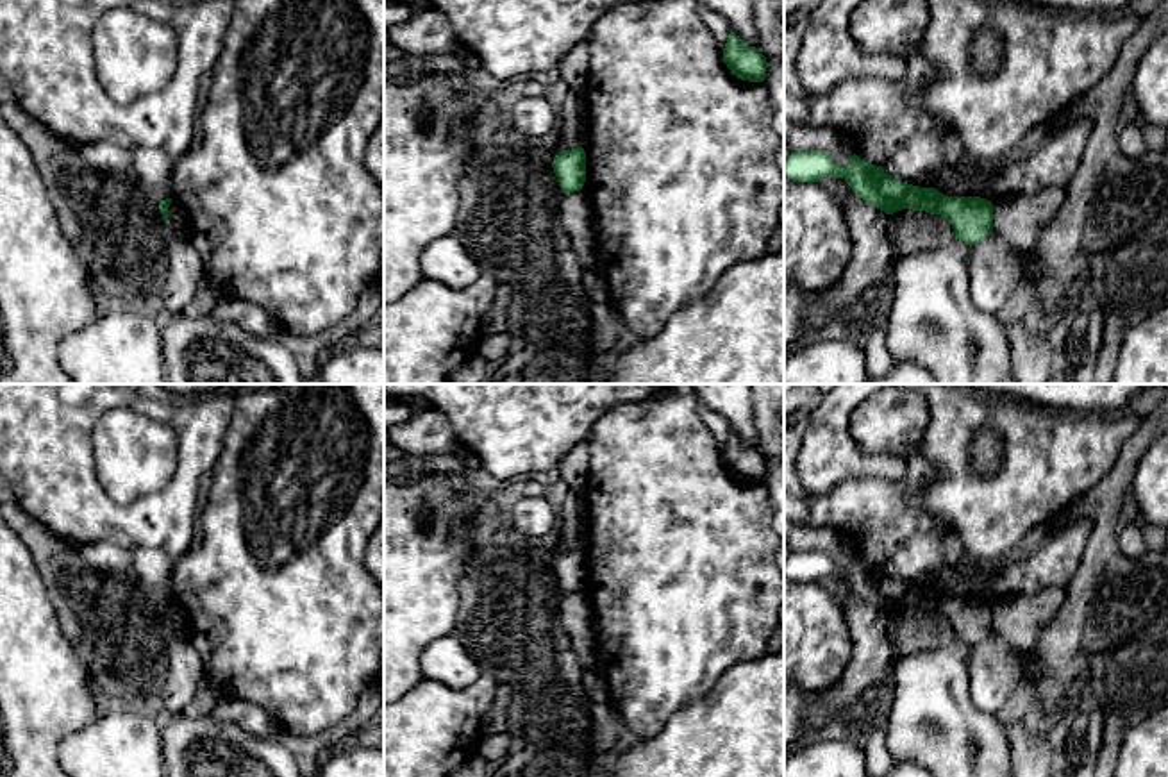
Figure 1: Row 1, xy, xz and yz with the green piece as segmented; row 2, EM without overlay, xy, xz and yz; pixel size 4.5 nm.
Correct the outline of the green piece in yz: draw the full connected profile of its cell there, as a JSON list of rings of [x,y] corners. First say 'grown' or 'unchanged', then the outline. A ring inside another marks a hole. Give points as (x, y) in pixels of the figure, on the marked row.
unchanged | [[[822,150],[791,152],[784,173],[798,182],[823,177],[845,179],[852,191],[872,207],[893,214],[902,209],[941,214],[954,229],[955,239],[975,246],[993,234],[993,204],[980,196],[948,196],[934,188],[920,188],[893,179],[884,168],[852,155],[841,168]]]

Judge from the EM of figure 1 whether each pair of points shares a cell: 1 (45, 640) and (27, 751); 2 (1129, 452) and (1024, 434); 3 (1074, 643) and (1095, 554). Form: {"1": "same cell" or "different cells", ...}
{"1": "same cell", "2": "different cells", "3": "same cell"}

